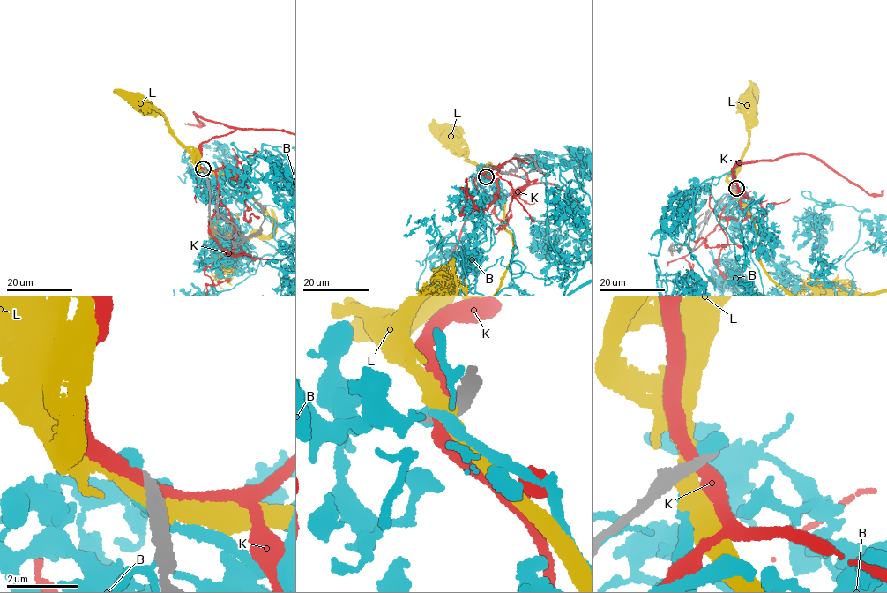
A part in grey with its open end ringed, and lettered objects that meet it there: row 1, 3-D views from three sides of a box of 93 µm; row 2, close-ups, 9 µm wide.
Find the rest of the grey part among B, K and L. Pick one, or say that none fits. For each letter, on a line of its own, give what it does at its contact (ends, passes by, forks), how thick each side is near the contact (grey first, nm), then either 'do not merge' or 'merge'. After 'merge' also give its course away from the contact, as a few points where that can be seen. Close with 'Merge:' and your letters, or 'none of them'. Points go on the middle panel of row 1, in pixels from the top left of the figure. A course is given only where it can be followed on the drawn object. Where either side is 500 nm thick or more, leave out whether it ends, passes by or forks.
B: calibres 280 and 500 nm; do not merge
K: it passes by; calibres 360 and 400 nm; do not merge
L: it passes by; calibres 360 and 360 nm; do not merge
Merge: none of them

